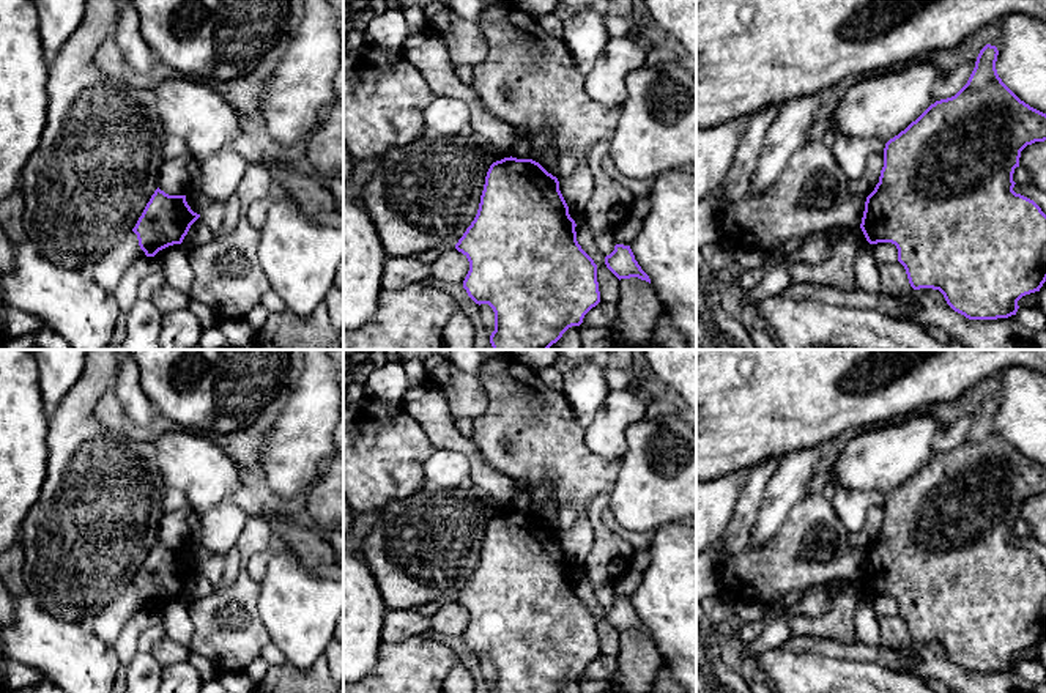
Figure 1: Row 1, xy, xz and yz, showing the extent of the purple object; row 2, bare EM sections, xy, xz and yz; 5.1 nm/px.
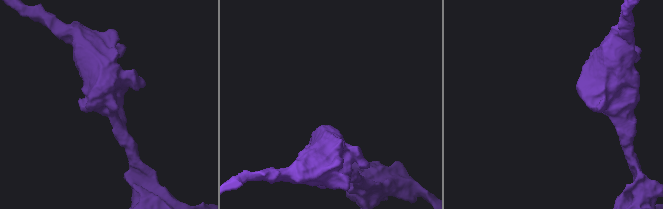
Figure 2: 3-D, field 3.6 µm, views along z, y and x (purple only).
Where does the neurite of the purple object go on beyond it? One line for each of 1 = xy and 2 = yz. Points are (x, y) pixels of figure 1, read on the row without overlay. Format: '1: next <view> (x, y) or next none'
1: next none
2: next none

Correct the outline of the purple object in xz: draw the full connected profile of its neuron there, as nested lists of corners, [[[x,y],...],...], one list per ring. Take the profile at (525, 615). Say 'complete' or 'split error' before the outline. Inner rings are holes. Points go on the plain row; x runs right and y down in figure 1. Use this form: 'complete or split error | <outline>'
complete | [[[510,509],[490,518],[477,567],[455,597],[469,614],[463,641],[476,657],[488,657],[495,665],[490,693],[559,693],[600,655],[597,617],[578,597],[575,580],[558,531],[539,515]]]

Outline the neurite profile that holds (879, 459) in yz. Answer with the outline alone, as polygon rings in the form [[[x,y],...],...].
[[[931,414],[863,430],[835,461],[827,493],[844,488],[887,496],[936,455],[934,441],[942,430]]]

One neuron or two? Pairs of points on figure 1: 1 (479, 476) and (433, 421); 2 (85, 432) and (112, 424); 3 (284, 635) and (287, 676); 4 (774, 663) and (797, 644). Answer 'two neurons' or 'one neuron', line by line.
1: one neuron
2: two neurons
3: two neurons
4: two neurons

